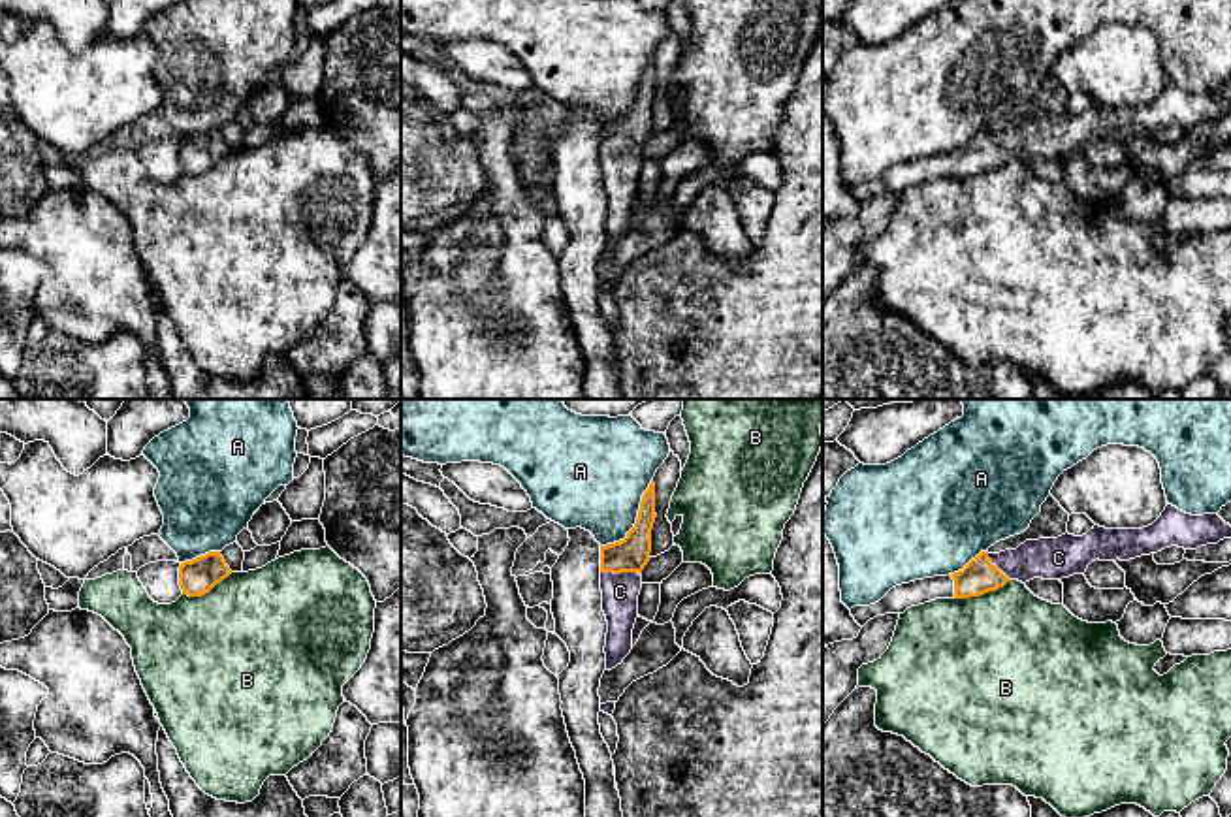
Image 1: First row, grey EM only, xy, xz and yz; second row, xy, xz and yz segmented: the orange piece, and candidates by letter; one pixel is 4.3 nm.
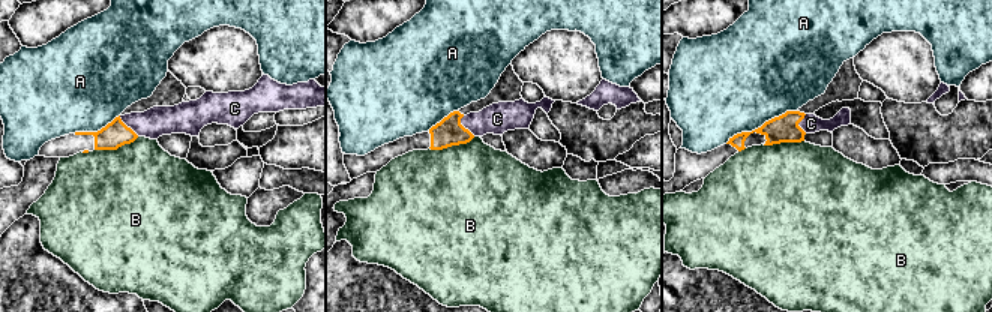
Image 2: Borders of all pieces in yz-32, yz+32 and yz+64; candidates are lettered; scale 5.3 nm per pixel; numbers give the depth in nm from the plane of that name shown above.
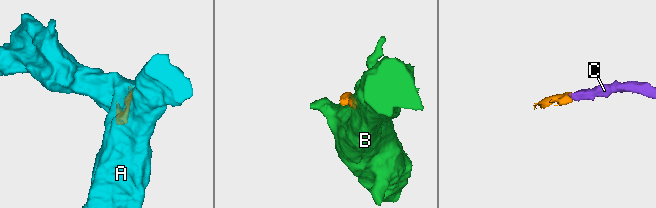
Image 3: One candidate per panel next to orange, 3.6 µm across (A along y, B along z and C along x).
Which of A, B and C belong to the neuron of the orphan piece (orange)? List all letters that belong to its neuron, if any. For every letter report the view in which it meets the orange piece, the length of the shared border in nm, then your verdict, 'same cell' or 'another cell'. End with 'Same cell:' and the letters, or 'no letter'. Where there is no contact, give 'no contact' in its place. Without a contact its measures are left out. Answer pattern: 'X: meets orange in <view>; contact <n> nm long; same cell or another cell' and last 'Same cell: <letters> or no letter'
A: meets orange in xz; contact 360 nm long; another cell
B: meets orange in yz; contact 260 nm long; another cell
C: meets orange in xz; contact 170 nm long; same cell
Same cell: C

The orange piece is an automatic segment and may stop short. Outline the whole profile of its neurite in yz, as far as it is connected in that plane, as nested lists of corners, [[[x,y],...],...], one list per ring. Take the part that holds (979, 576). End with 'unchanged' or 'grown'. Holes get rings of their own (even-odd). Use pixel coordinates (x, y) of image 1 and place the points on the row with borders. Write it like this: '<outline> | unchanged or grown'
[[[1167,503],[1161,516],[1148,527],[1105,529],[1105,527],[1094,525],[1082,537],[1065,533],[1058,538],[1026,540],[1016,550],[1005,550],[999,553],[981,552],[962,570],[954,574],[934,576],[934,578],[924,578],[924,580],[915,580],[909,584],[896,585],[879,602],[870,604],[870,606],[851,608],[851,616],[860,627],[864,627],[870,619],[877,616],[903,614],[911,606],[919,606],[935,599],[979,597],[988,591],[996,591],[1003,587],[1009,580],[1018,580],[1022,584],[1033,578],[1062,580],[1073,574],[1084,574],[1088,565],[1095,559],[1129,561],[1141,555],[1158,553],[1171,546],[1178,546],[1184,550],[1197,550],[1207,544],[1218,544],[1223,538],[1231,538],[1231,525],[1225,523],[1218,514],[1191,516]]] | grown

